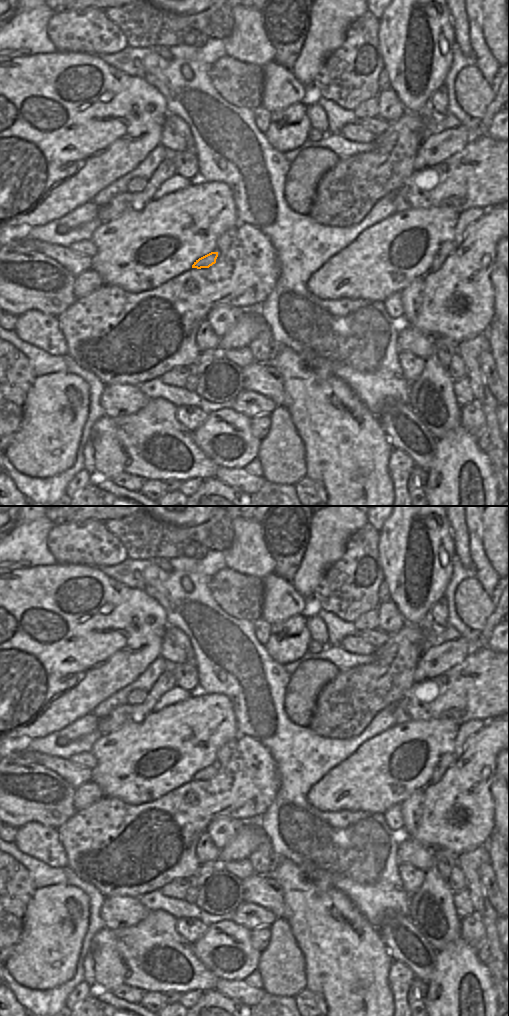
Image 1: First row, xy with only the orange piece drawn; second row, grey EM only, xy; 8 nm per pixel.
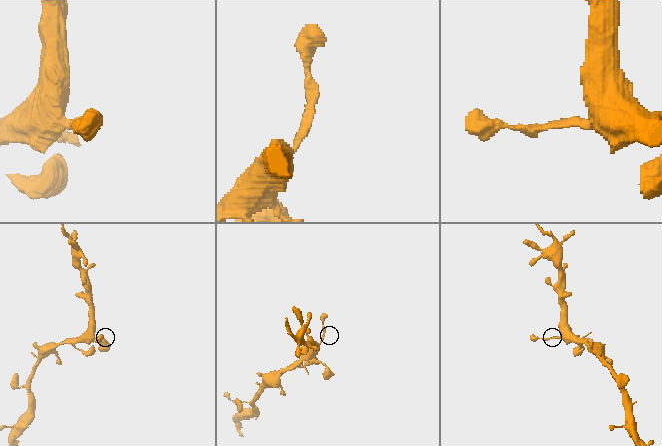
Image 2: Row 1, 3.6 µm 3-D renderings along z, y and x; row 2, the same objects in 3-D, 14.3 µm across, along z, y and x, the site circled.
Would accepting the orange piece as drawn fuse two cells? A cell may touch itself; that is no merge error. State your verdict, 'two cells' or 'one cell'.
one cell

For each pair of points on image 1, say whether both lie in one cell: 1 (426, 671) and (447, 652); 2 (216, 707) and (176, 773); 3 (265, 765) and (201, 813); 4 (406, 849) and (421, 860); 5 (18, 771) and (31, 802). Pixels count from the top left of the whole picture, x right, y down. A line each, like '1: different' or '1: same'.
1: same
2: same
3: same
4: same
5: same

